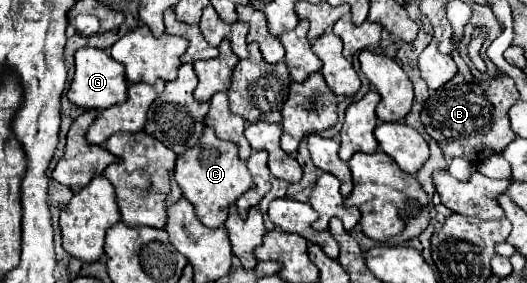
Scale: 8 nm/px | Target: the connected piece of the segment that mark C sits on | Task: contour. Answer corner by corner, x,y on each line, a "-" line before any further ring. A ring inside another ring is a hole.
205,127
199,143
177,157
175,181
179,183
183,195
195,207
199,221
215,229
225,225
225,219
229,215
229,205
235,203
249,189
251,175
245,161
237,157
237,145
231,141
221,141
211,127

